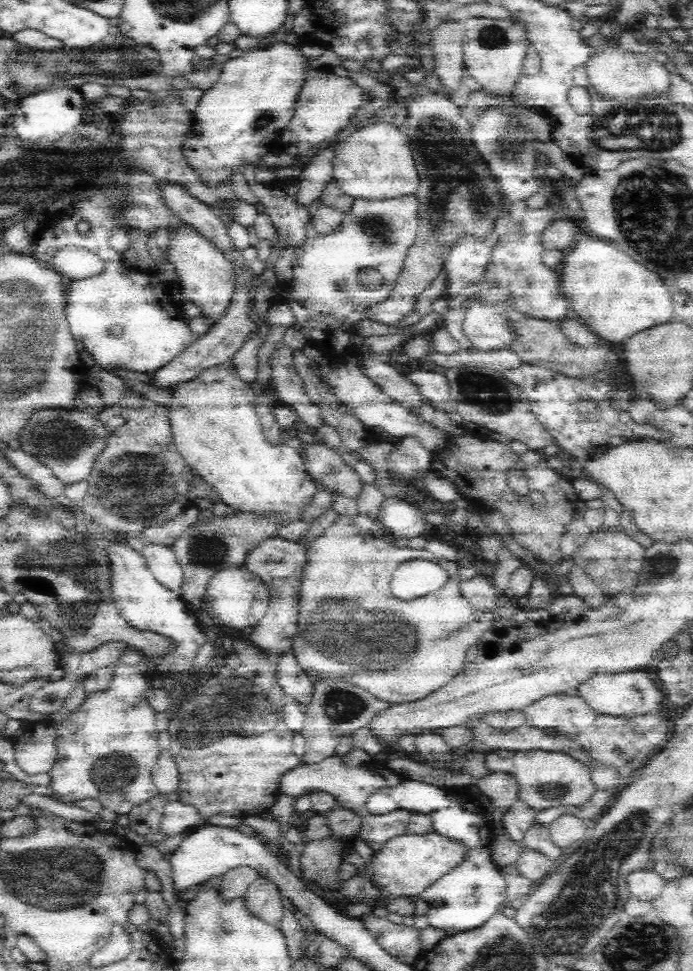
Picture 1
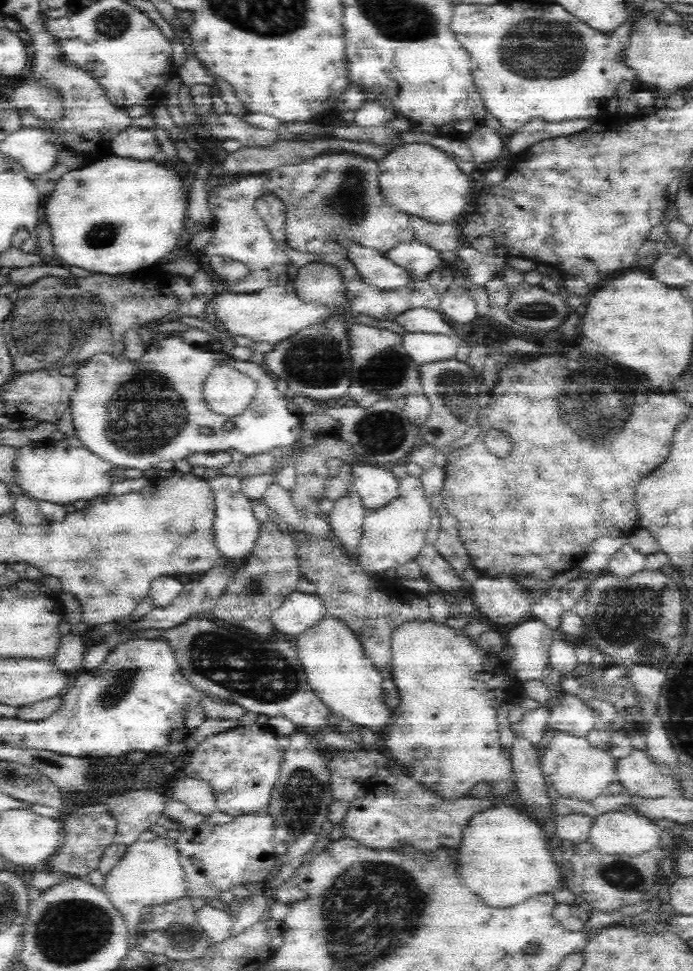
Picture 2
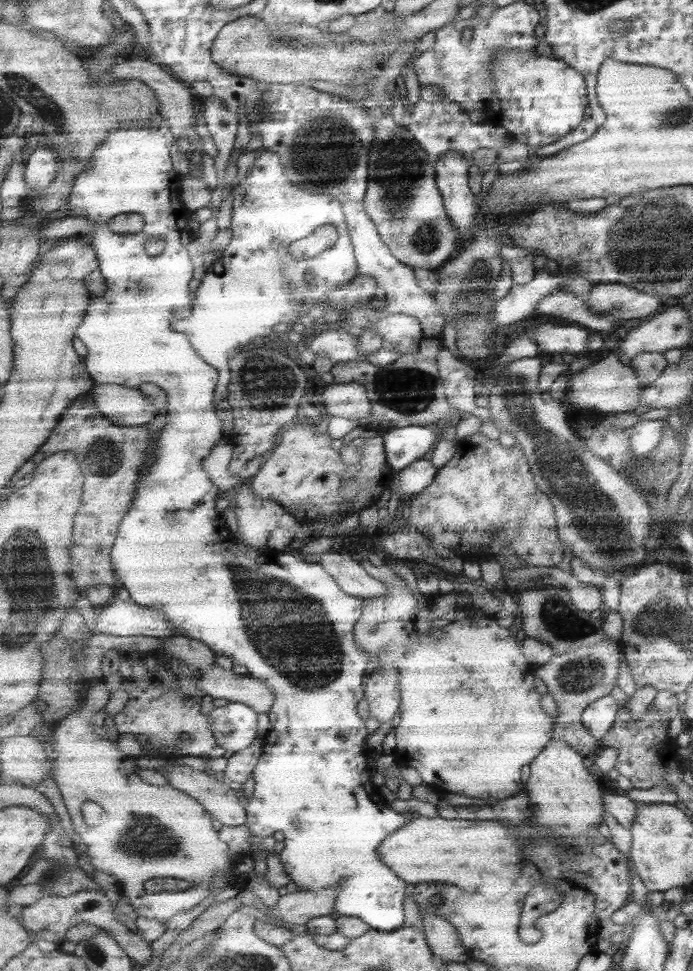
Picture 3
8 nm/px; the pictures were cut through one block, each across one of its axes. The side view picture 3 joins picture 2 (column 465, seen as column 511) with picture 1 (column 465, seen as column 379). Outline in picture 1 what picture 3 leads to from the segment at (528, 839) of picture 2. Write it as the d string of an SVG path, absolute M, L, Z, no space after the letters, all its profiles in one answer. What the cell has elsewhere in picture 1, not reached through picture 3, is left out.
M404 834L400 838L390 838L374 858L364 866L366 874L372 876L380 884L380 892L386 898L398 900L408 896L418 896L426 888L430 888L438 878L448 874L454 866L458 866L466 856L466 846L460 846L454 840L440 838L438 834Z

